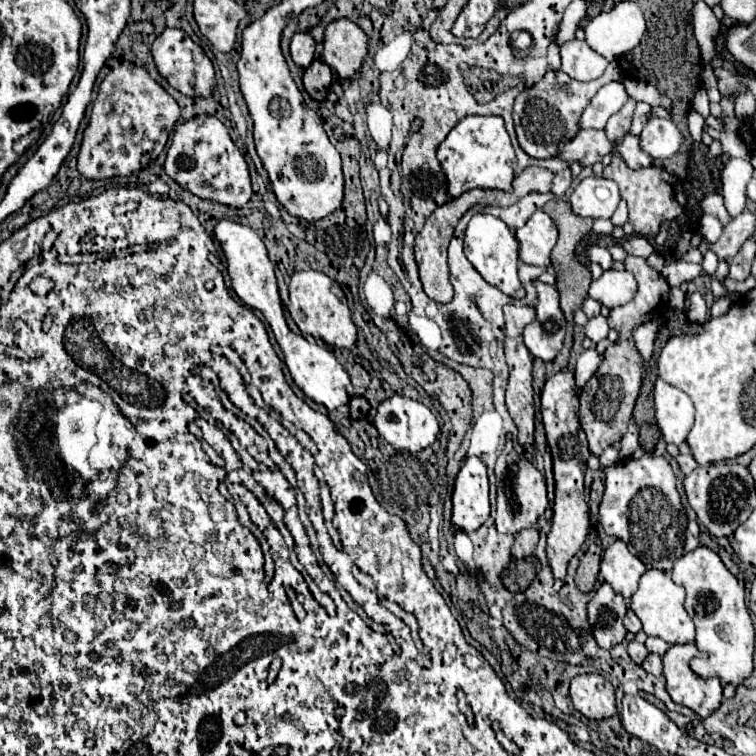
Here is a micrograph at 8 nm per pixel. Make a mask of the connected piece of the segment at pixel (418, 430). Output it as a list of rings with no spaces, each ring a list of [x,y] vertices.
[[[394,395],[386,401],[382,401],[378,405],[378,413],[376,413],[376,419],[374,419],[374,425],[378,429],[378,433],[398,451],[408,451],[408,453],[418,453],[426,447],[430,447],[436,437],[438,437],[438,421],[434,417],[434,413],[422,405],[420,401],[414,401],[414,399],[406,399],[406,397],[400,397],[400,395]]]

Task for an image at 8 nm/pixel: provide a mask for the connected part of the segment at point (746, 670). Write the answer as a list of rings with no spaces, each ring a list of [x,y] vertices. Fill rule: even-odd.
[[[698,547],[676,559],[672,579],[686,589],[684,605],[696,625],[696,647],[700,655],[690,661],[690,669],[704,679],[720,677],[722,683],[742,685],[752,673],[754,653],[754,625],[746,609],[744,587],[708,547]]]

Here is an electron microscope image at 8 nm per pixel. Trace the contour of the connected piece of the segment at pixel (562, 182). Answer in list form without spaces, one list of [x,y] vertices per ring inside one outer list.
[[[568,167],[568,169],[562,169],[560,173],[556,173],[554,185],[552,185],[552,193],[556,197],[562,197],[568,191],[570,185],[572,185],[572,173],[570,173],[570,167]]]

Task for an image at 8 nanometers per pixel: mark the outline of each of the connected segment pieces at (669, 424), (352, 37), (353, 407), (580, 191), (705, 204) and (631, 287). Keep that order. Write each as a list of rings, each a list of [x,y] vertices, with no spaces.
[[[658,379],[654,389],[654,403],[656,421],[666,443],[680,445],[682,441],[686,441],[688,431],[694,423],[694,405],[690,397],[680,389]]]
[[[348,19],[332,21],[326,27],[322,43],[322,61],[338,73],[340,79],[356,81],[362,61],[368,53],[368,37]]]
[[[352,397],[350,401],[350,417],[352,419],[362,419],[370,411],[370,403],[364,397]]]
[[[588,177],[578,183],[570,197],[570,203],[576,215],[592,219],[610,219],[620,203],[618,187],[610,179]]]
[[[720,193],[708,195],[702,201],[702,211],[708,213],[708,215],[714,215],[722,225],[728,225],[728,221],[730,221],[730,215],[728,215],[728,211],[724,207],[724,201],[722,201],[722,195]]]
[[[604,271],[600,279],[594,279],[588,289],[588,297],[596,299],[600,305],[612,309],[628,303],[636,295],[636,279],[628,271]]]

